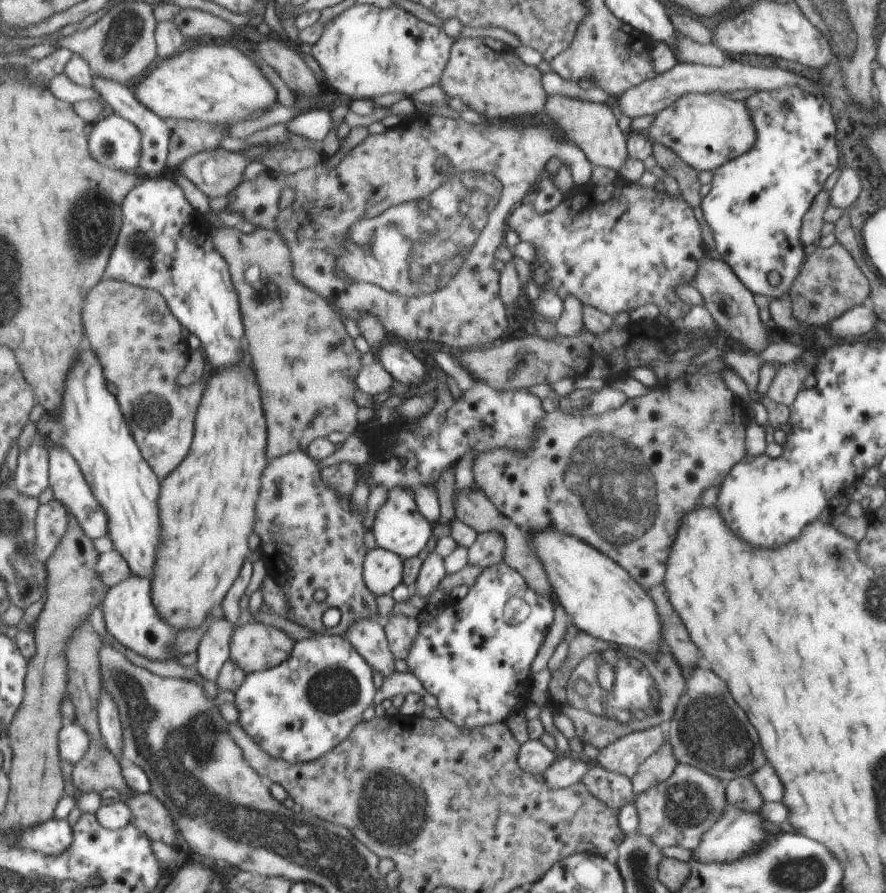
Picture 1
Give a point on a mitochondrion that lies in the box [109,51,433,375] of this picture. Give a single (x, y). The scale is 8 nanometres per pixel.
(141, 249)

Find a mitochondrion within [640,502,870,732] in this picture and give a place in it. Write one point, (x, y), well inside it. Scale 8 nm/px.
(836, 555)

